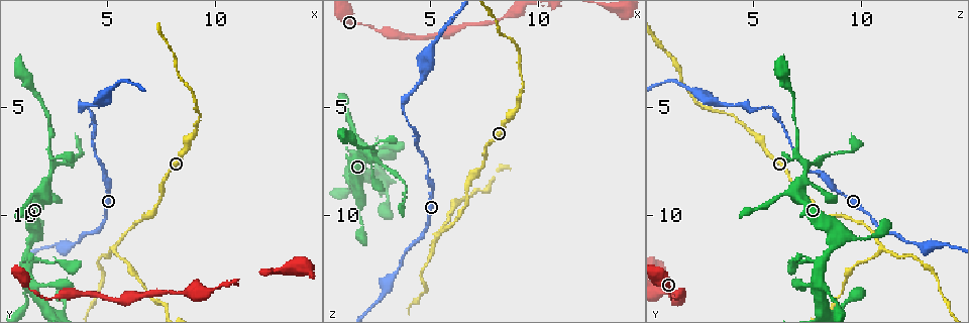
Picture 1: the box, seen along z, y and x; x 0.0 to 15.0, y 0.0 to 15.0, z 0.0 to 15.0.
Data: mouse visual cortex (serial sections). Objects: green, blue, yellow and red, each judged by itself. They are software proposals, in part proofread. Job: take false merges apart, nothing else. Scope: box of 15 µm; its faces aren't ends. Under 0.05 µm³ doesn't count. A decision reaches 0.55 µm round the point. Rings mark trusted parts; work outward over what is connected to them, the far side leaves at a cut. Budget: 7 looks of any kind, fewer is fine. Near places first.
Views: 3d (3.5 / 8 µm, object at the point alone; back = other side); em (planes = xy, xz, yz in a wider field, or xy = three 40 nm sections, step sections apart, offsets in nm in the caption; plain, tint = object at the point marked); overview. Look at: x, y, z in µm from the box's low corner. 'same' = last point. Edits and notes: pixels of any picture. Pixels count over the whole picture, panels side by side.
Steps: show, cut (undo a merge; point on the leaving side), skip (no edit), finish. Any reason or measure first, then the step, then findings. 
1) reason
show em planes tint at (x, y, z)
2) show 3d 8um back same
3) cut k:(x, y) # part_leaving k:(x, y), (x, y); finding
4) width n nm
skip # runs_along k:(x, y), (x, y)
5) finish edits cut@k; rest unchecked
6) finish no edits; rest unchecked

abrupt turn
show 3d 8um at (2.4, 7.7, 7.4)

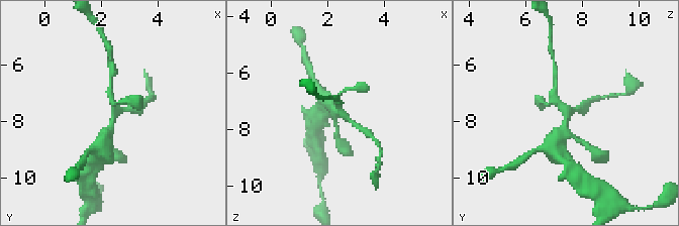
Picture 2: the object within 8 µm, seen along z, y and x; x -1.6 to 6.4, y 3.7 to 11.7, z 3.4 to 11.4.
arms 3; arm_widths 200, 250, 300 nm; now the EM
show em xy step 2 tint at (2.4, 7.7, 7.4)

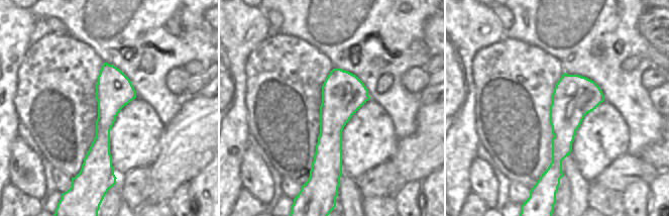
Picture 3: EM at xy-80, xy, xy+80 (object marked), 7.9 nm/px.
skip # runs_along 3:(106, 66), (107, 115), (97, 175); all the same cell

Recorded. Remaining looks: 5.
abrupt turn
show 3d 3.5um at (5.3, 11.6, 10.9)

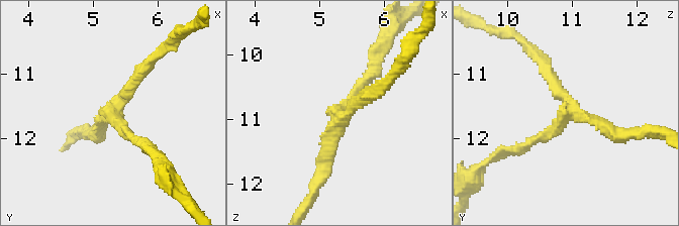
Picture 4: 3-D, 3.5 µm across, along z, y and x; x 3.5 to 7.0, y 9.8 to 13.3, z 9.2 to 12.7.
arms 3; arm_widths 150, 200, 200 nm
show em xy step 3 tint at (5.30, 11.55, 11.00)

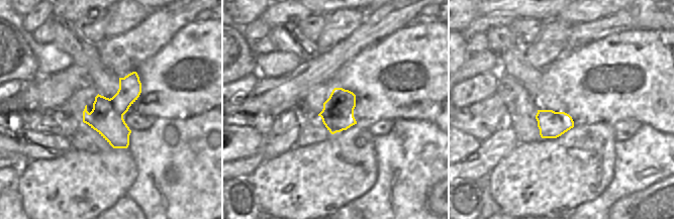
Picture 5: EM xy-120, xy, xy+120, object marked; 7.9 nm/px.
width 260 nm
cut 4:(542, 136) # border 5:(109, 99), (113, 108), (122, 116); a second cell is stuck on

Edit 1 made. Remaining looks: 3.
four or more arms meet
show 3d 3.5um at (1.3, 13.2, 8.0)

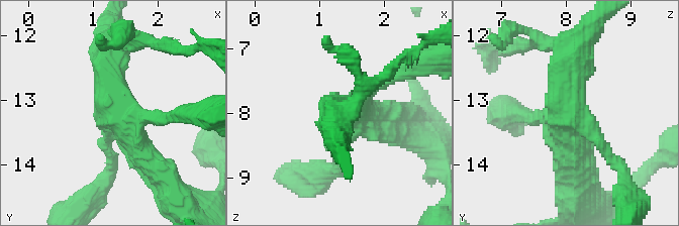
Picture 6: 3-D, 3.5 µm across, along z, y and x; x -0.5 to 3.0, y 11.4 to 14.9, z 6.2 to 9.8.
now the EM
show em xy step 3 tint at (1.35, 13.25, 7.95)

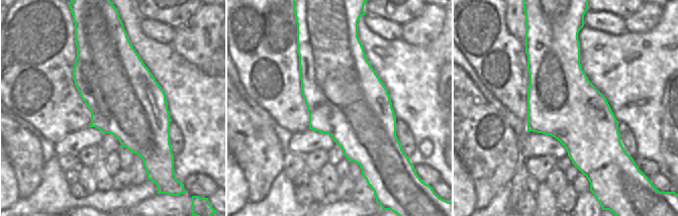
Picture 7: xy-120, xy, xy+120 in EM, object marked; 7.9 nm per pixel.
arms 4; arm_widths 150, 200, 400, 450 nm
skip # runs_along 6:(108, 49), (114, 114), (152, 166); one cell here

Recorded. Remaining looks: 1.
finish edits cut@4; rest unchecked

